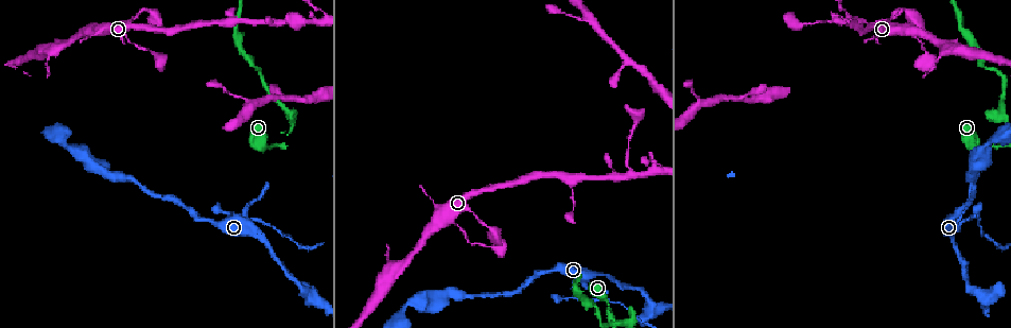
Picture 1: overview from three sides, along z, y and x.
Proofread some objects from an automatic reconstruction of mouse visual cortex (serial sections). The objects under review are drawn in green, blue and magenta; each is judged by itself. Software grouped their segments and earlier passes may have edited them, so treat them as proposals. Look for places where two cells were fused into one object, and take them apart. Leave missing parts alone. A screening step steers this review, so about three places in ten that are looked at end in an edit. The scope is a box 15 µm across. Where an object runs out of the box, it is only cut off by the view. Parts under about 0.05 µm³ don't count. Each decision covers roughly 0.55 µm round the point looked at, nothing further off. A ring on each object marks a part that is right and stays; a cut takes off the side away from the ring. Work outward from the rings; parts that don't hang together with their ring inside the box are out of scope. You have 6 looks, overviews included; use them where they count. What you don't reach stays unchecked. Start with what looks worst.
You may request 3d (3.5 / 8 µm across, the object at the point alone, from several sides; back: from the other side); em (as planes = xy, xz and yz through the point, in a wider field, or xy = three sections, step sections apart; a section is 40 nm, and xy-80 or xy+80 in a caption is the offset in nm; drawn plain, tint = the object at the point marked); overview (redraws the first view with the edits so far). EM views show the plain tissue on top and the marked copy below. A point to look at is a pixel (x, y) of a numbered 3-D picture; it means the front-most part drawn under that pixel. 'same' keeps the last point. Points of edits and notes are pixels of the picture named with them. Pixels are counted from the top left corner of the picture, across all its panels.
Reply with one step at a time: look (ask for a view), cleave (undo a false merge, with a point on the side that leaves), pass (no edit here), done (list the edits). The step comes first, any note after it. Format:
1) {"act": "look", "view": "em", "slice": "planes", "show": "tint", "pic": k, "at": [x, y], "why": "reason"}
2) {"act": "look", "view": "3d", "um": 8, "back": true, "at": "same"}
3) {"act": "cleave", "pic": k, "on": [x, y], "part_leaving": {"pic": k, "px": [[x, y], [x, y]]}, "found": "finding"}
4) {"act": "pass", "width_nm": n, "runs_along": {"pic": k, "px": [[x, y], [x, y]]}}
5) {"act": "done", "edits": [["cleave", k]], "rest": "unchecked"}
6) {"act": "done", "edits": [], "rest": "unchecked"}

{"act": "look", "view": "3d", "um": 3.5, "back": true, "pic": 1, "at": [975, 217], "why": "calibre changes"}

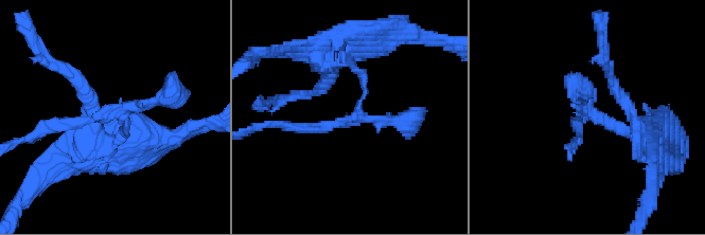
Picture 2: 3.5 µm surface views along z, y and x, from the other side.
{"act": "look", "view": "em", "slice": "xy", "step": 5, "show": "tint", "pic": 2, "at": [358, 113], "why": "now the EM"}

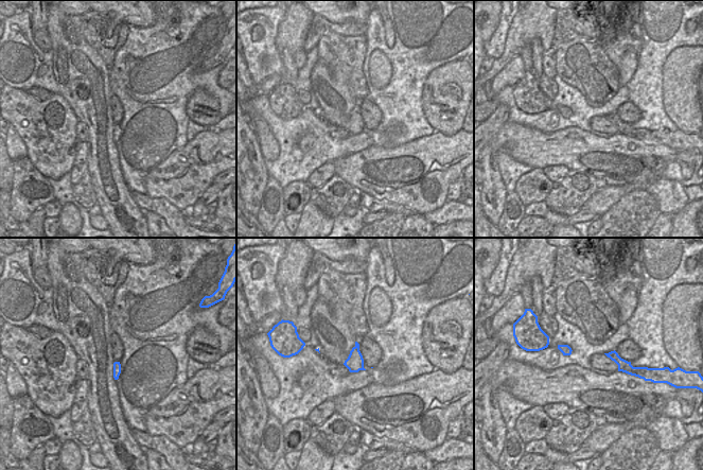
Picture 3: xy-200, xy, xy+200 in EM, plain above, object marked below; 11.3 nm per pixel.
{"act": "pass", "runs_along": {"pic": 2, "px": [[652, 139], [600, 115], [576, 122]]}, "found": "continuous, no second cell"}

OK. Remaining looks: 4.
{"act": "look", "view": "3d", "um": 3.5, "pic": 1, "at": [630, 173], "why": "three-way junction"}

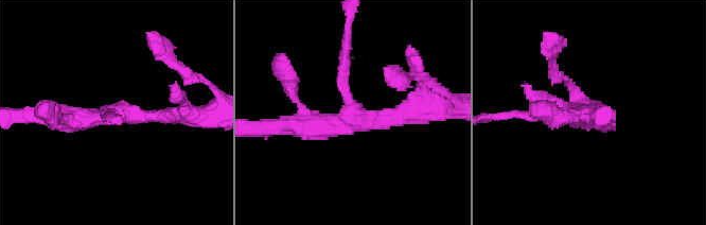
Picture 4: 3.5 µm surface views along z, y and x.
{"act": "look", "view": "em", "slice": "xy", "step": 3, "show": "tint", "pic": 4, "at": [591, 110], "arms": 3, "arm_widths_nm": [200, 200, 350], "why": "need the tissue"}

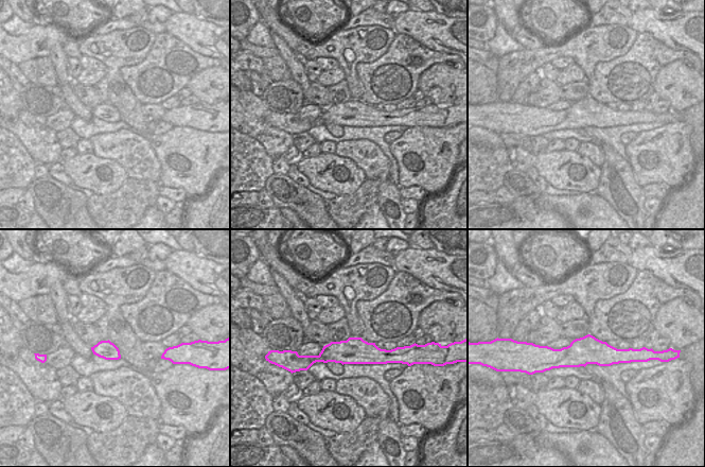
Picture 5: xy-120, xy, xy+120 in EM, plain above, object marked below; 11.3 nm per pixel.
{"act": "pass", "width_nm": 300, "runs_along": {"pic": 5, "px": [[394, 355], [328, 353], [304, 359]]}, "found": "one cell here"}

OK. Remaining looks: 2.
{"act": "look", "view": "3d", "um": 3.5, "back": true, "pic": 1, "at": [604, 300], "why": "calibre changes"}

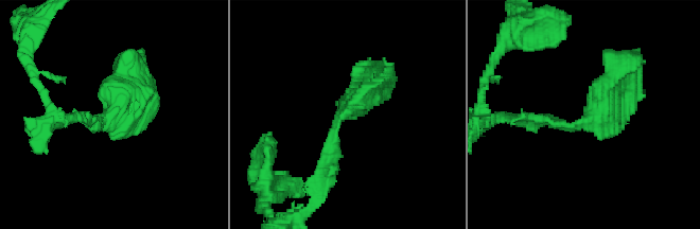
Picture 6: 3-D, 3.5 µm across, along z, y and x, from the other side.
{"act": "look", "view": "em", "slice": "xy", "step": 5, "show": "tint", "pic": 6, "at": [590, 120], "why": "now the EM"}

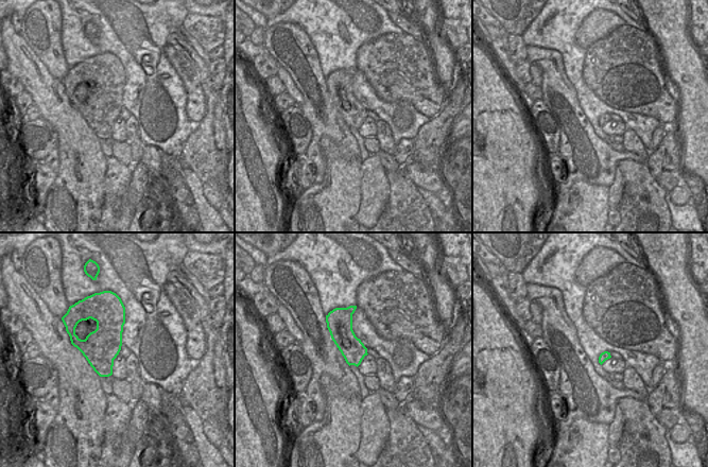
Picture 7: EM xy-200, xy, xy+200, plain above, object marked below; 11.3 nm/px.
{"act": "pass", "runs_along": {"pic": 6, "px": [[622, 64], [590, 119], [573, 125], [527, 119]]}, "found": "all the same cell"}

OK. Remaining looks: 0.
{"act": "done", "edits": [], "rest": "unchecked"}

